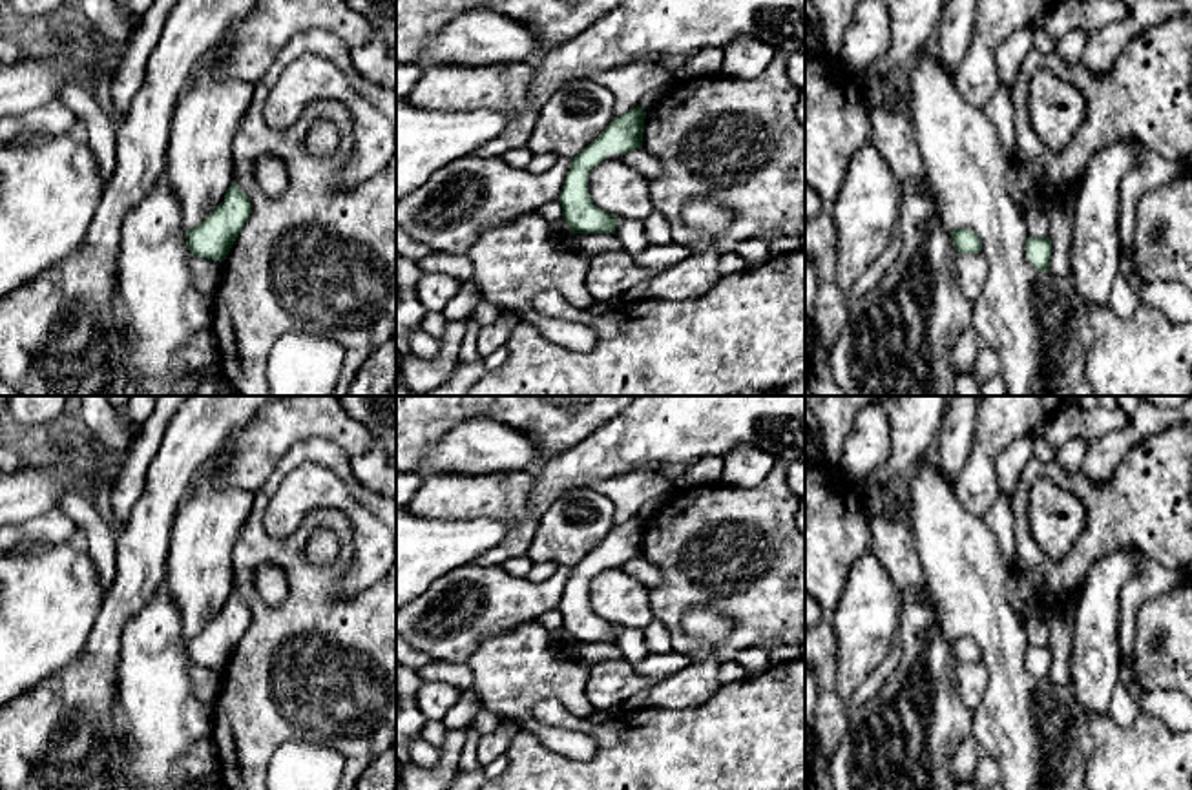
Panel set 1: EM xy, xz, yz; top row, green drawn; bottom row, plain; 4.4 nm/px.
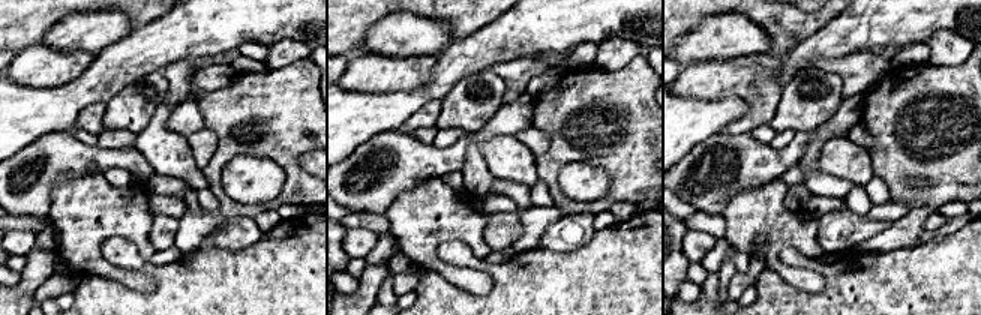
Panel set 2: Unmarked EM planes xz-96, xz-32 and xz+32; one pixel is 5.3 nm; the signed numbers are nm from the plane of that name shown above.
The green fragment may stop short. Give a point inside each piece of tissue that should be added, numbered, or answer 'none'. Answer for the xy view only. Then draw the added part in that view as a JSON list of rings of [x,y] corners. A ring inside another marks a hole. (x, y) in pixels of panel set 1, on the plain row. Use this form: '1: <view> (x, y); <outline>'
none

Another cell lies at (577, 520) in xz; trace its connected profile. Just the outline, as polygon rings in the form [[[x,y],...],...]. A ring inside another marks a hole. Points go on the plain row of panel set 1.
[[[593,487],[560,494],[537,520],[528,556],[573,567],[613,529],[613,504]]]

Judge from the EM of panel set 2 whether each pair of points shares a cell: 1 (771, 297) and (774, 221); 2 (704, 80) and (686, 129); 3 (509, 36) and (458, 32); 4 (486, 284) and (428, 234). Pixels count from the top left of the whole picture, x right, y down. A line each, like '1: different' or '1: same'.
1: different
2: different
3: different
4: same

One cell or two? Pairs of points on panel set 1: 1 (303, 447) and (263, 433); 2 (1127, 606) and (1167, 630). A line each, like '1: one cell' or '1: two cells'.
1: two cells
2: two cells

